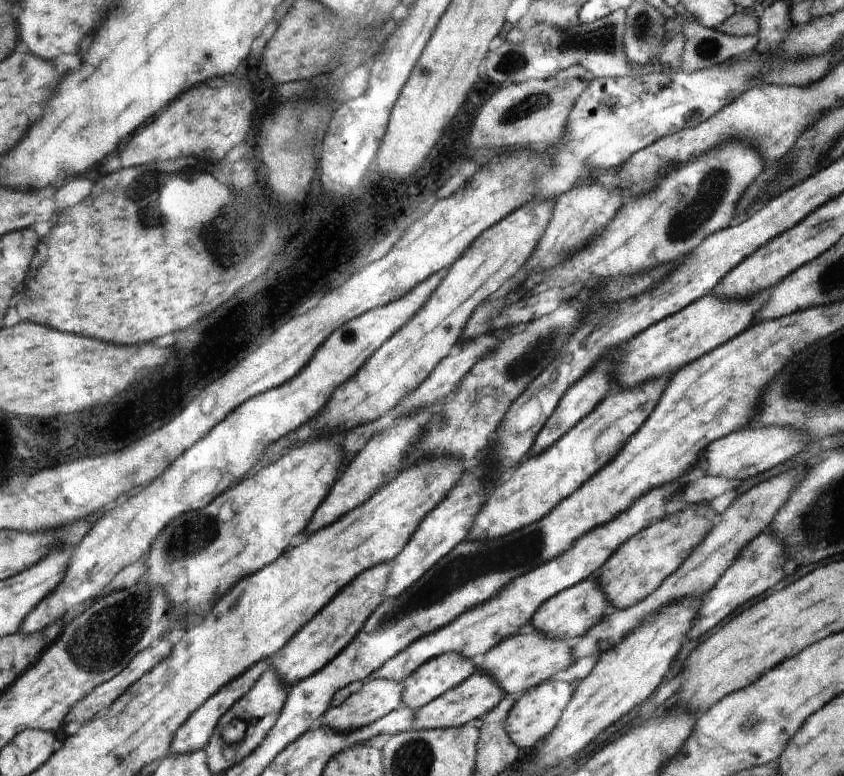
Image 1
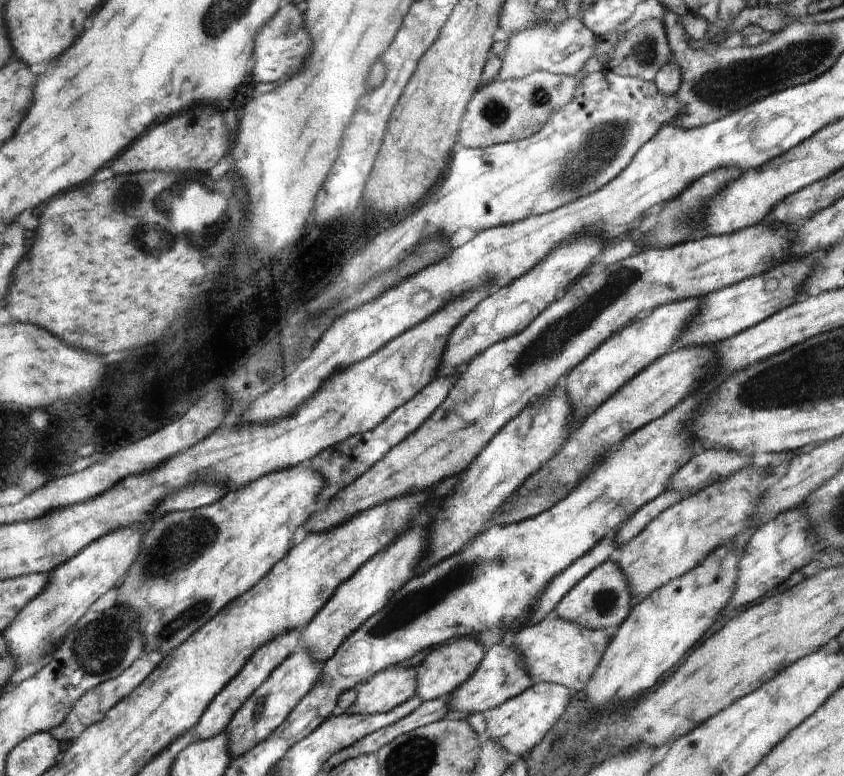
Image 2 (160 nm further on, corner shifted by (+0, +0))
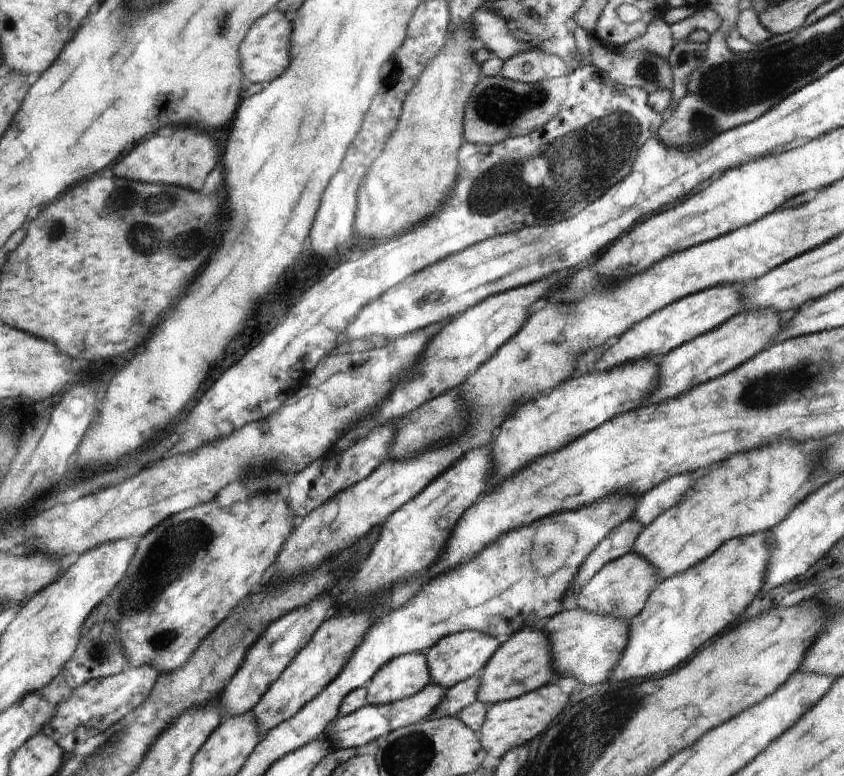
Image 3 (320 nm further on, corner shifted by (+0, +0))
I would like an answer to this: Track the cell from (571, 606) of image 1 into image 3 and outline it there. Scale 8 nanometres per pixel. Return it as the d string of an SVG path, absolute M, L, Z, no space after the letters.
M634 551L605 564L580 590L575 594L578 608L590 611L592 614L620 615L630 620L642 612L652 592L663 581L657 570L642 555Z

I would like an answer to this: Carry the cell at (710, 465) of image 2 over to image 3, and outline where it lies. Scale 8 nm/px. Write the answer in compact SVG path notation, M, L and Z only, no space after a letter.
M680 475L664 481L650 492L640 497L639 504L631 518L641 524L641 528L649 525L658 515L682 498L688 488L692 487L692 476Z

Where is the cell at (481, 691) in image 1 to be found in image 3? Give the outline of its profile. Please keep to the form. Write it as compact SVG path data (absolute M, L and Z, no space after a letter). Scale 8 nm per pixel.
M532 627L519 630L512 638L504 641L482 672L476 696L478 701L490 704L522 697L559 678L553 668L551 642L540 628Z

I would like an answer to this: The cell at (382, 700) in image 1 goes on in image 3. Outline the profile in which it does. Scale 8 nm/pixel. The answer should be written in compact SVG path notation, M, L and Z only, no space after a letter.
M424 652L410 653L387 662L367 685L367 704L390 704L419 693L433 678Z

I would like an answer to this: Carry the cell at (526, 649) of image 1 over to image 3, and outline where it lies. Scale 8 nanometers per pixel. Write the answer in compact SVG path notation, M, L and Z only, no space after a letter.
M584 609L563 610L540 629L551 642L553 668L559 677L572 677L582 684L600 684L612 678L629 644L630 620L620 615L592 614Z

